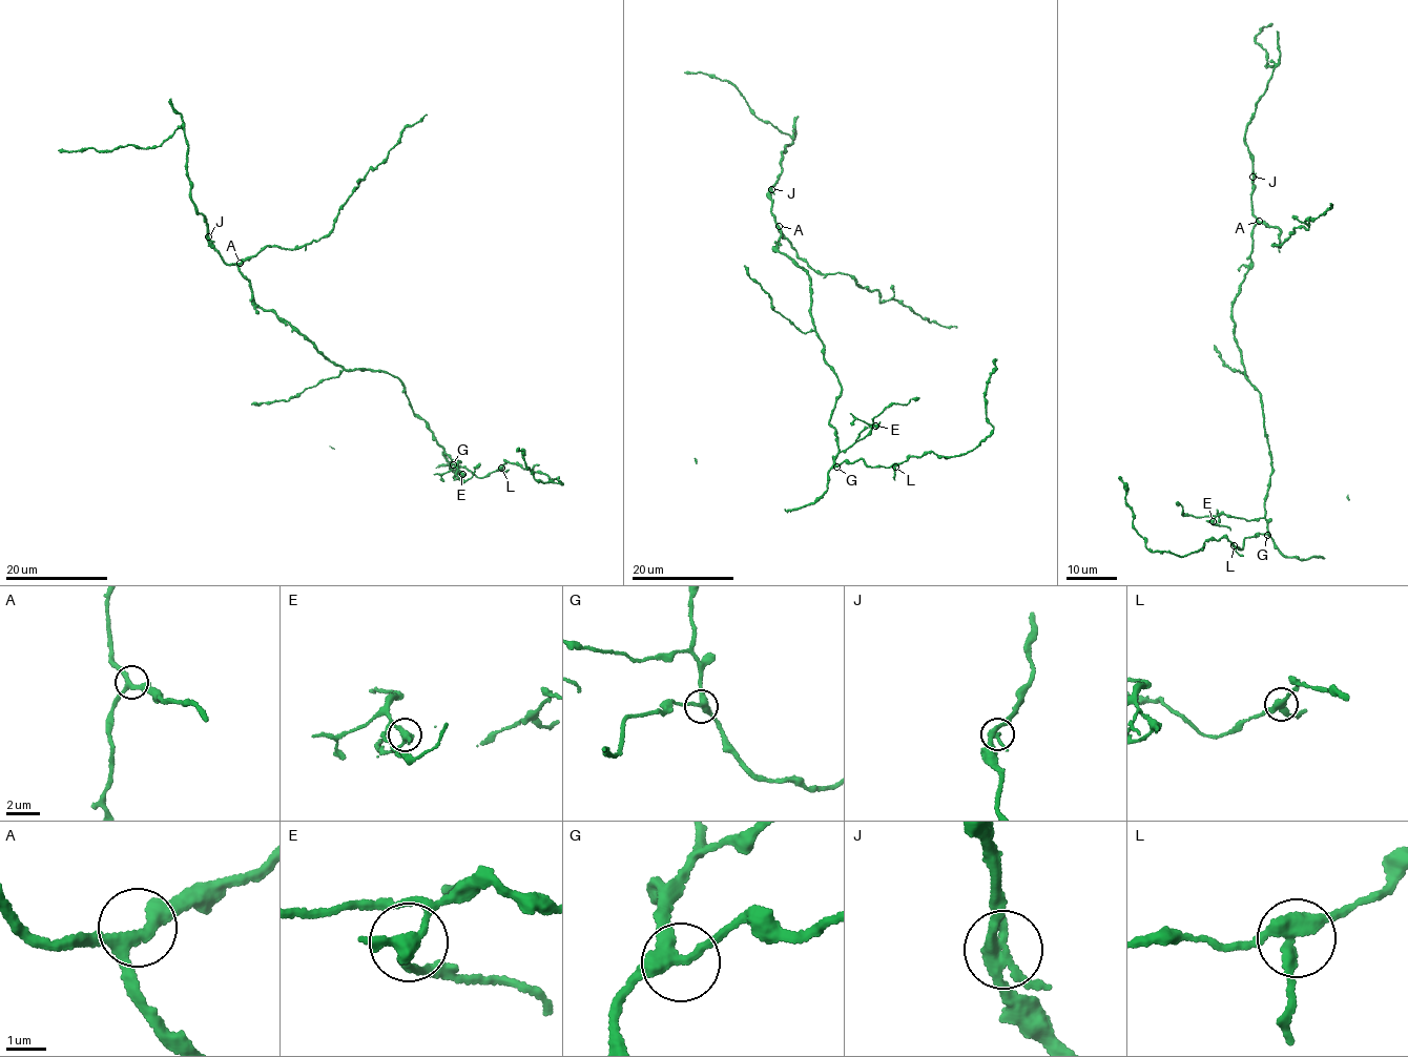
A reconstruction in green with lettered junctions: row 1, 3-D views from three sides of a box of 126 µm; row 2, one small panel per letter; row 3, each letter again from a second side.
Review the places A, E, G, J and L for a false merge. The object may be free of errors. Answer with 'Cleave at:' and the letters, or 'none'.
Cleave at: E

